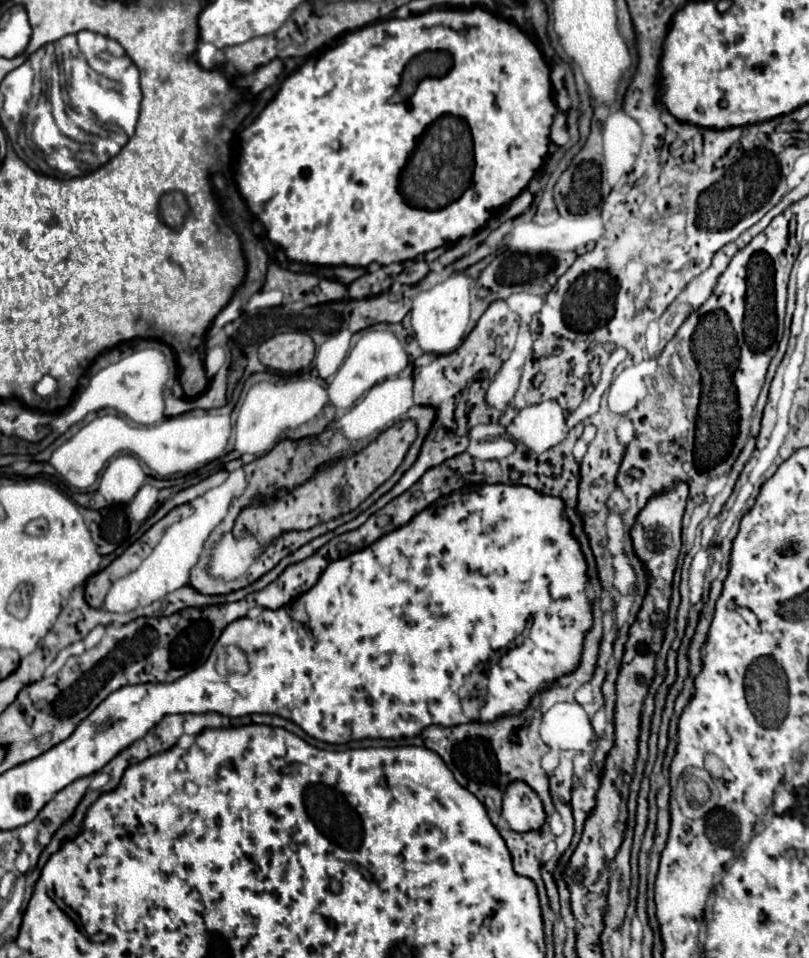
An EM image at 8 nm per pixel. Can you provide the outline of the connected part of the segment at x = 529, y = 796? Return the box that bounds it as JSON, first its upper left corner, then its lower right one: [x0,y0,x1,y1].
[503,782,545,832]

